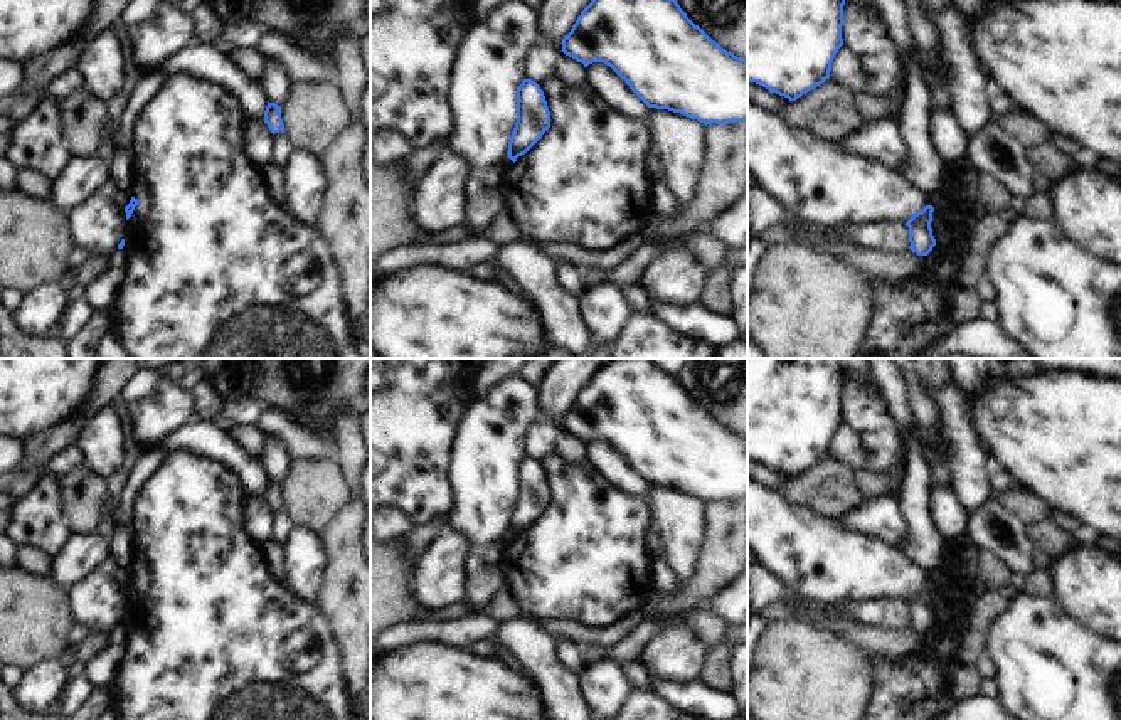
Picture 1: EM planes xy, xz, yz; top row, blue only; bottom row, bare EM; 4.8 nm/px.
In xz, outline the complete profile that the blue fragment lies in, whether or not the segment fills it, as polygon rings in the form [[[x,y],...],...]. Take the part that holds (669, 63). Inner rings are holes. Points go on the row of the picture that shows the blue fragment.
[[[591,0],[562,39],[562,52],[584,67],[604,62],[648,108],[680,113],[705,126],[747,121],[747,61],[712,40],[687,17],[677,0]]]

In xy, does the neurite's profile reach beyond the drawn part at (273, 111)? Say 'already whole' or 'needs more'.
already whole

